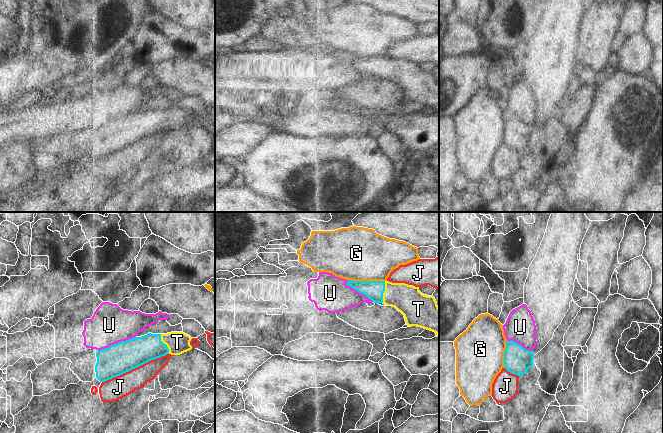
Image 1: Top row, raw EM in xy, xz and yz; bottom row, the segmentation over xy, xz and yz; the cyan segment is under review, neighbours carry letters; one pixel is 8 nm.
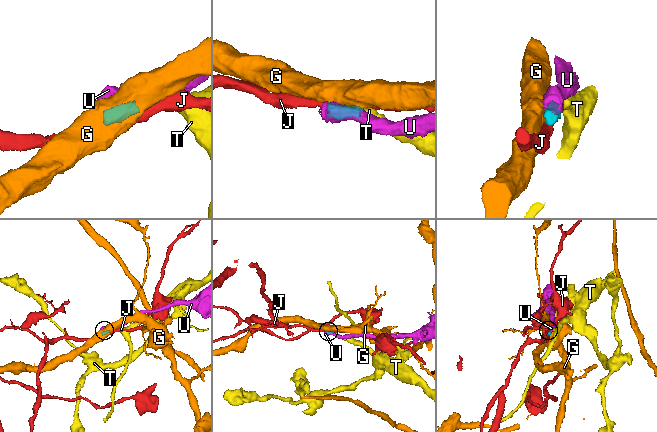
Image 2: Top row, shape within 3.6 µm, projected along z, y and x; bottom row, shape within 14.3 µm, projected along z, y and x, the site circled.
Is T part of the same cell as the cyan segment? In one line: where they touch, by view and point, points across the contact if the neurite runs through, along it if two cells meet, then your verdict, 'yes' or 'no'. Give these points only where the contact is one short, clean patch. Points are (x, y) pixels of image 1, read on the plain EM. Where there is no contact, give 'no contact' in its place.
meets cyan in xz at (383, 68); runs through xz (374, 66), (383, 68), (400, 71), (407, 75); yes

